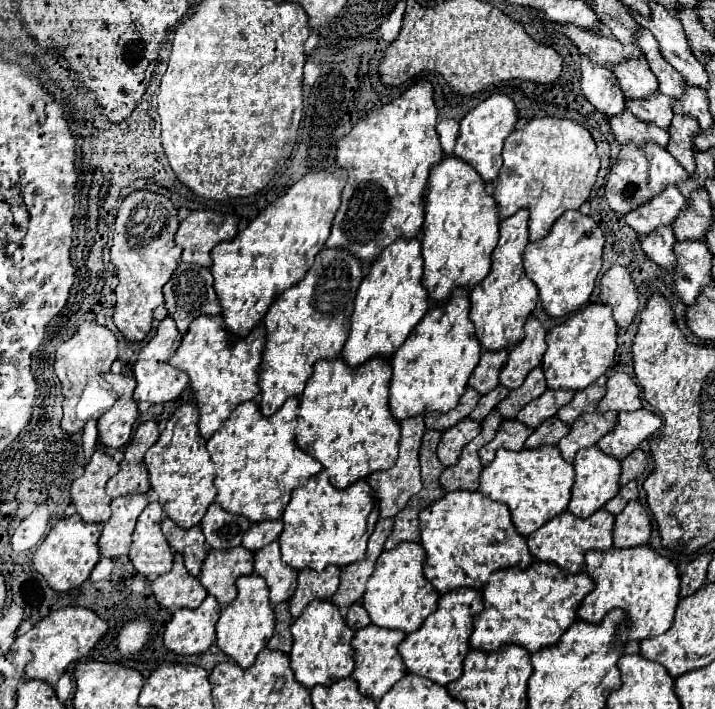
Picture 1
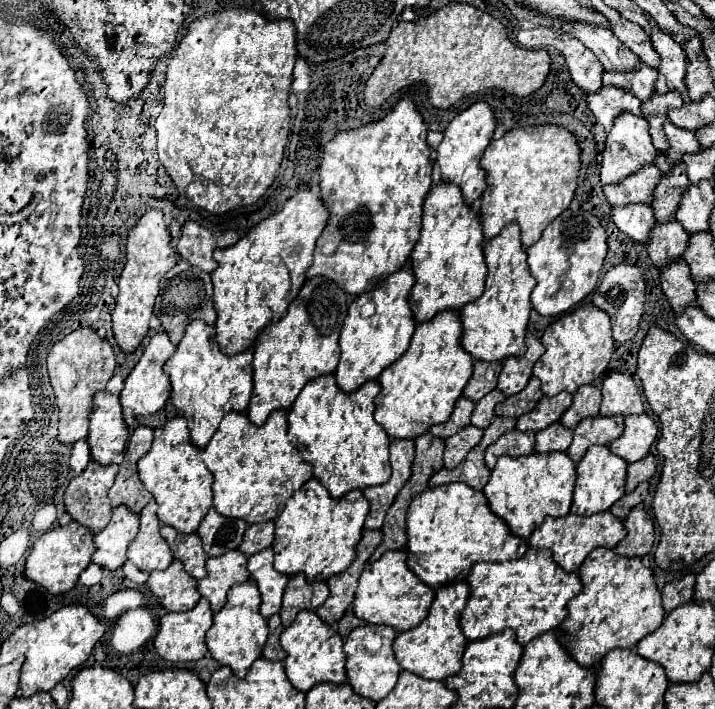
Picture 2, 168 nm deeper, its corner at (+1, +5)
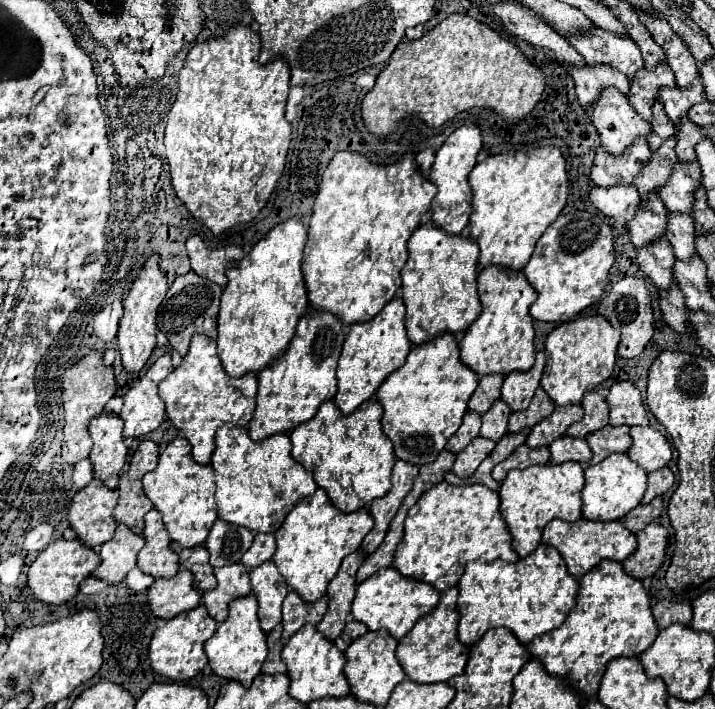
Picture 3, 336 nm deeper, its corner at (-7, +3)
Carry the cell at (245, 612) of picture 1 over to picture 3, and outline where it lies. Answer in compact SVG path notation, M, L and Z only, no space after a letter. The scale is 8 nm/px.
M252 594L230 602L228 618L222 624L218 624L214 636L204 644L204 652L208 656L208 664L214 670L214 674L228 680L238 680L244 688L252 684L268 654L266 634L260 628L256 614L256 598L252 598Z

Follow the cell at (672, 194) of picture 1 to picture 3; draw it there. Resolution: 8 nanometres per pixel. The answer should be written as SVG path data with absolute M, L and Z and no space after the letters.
M638 138L632 146L624 150L624 154L614 156L604 148L596 150L590 180L598 186L614 186L616 182L634 182L634 176L640 172L644 162L650 158L650 148L646 138Z

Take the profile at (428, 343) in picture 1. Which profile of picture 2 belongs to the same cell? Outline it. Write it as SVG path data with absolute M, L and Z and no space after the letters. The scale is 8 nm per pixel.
M442 310L432 320L416 324L410 348L378 376L382 390L376 396L376 412L374 412L376 422L384 426L388 436L410 438L410 440L424 434L432 424L446 422L448 416L452 414L456 400L462 396L466 380L472 376L472 366L474 358L462 346L462 322L458 310Z

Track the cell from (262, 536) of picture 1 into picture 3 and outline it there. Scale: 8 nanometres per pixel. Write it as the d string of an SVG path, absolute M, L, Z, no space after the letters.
M256 534L252 548L242 556L240 562L242 562L248 570L254 570L254 568L258 568L260 564L268 562L268 560L272 558L274 550L276 550L274 534Z

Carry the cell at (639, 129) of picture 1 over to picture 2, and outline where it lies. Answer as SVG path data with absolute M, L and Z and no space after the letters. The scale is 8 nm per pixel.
M604 86L604 92L586 96L586 100L588 100L588 106L594 112L596 120L606 130L610 130L612 124L614 124L614 120L620 114L624 114L624 112L630 112L634 116L642 116L644 118L642 102L636 96L632 96L630 92L620 92L620 88L608 88L608 86Z

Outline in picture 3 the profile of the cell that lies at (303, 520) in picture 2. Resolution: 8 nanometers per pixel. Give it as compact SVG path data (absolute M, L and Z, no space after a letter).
M318 488L304 502L296 504L284 524L276 530L276 552L272 562L284 576L286 584L300 594L304 602L316 602L326 594L326 586L336 576L342 558L360 548L360 542L372 526L374 520L366 508L352 514L340 512L332 506L326 492Z

